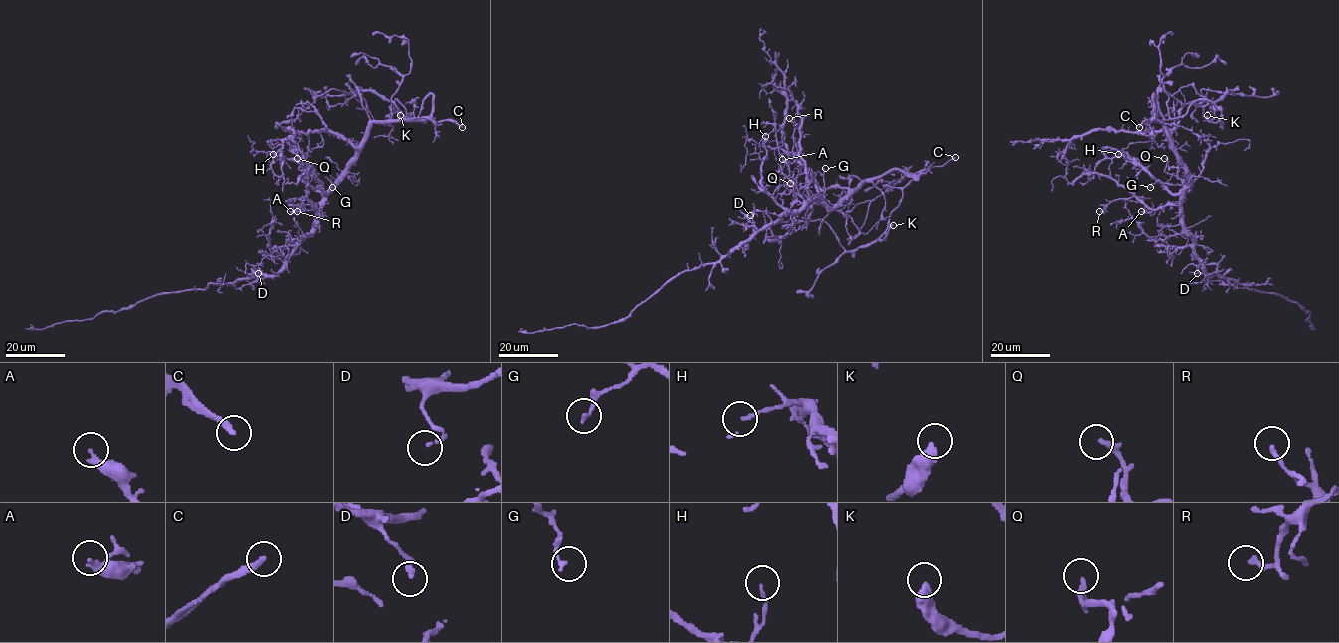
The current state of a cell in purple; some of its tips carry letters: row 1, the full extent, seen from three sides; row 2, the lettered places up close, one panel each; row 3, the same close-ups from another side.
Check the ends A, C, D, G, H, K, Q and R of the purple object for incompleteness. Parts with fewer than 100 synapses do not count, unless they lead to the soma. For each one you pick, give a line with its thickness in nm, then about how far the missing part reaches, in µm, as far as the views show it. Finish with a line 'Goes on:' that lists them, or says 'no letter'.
C: 280 nm thick; about 25 µm are missing
Goes on: C

